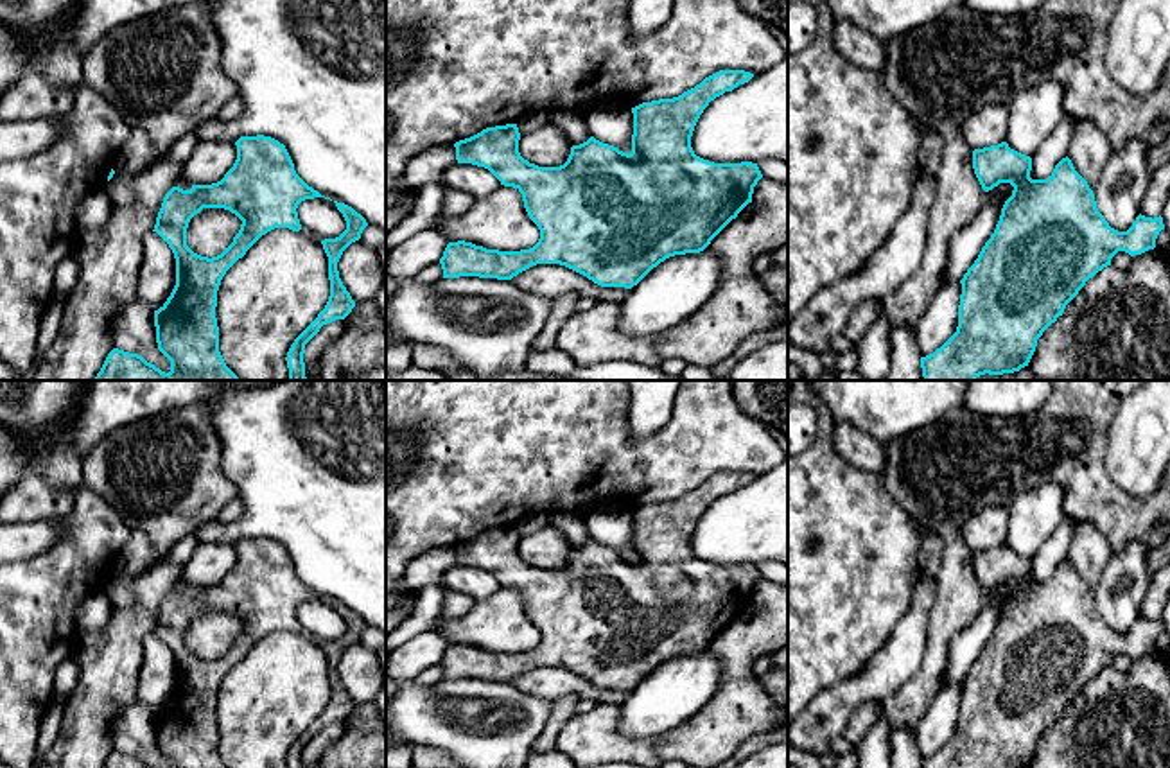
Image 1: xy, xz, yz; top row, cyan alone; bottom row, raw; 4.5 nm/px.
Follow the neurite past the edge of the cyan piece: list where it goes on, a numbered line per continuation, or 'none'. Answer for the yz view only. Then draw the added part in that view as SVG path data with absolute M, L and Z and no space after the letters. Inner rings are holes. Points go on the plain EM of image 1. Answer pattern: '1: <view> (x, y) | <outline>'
none

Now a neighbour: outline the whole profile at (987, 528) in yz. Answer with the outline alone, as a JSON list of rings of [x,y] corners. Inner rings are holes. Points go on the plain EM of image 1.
[[[989,506],[973,513],[960,528],[960,535],[971,551],[983,551],[1005,544],[1007,529],[1007,508]]]

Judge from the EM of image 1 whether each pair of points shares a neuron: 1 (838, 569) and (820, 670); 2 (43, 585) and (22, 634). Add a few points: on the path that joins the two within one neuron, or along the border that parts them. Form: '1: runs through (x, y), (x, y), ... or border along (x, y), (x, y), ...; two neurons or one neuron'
1: runs through (820, 594), (820, 645); one neuron
2: runs through (33, 598), (33, 603), (22, 614), (22, 621); one neuron

